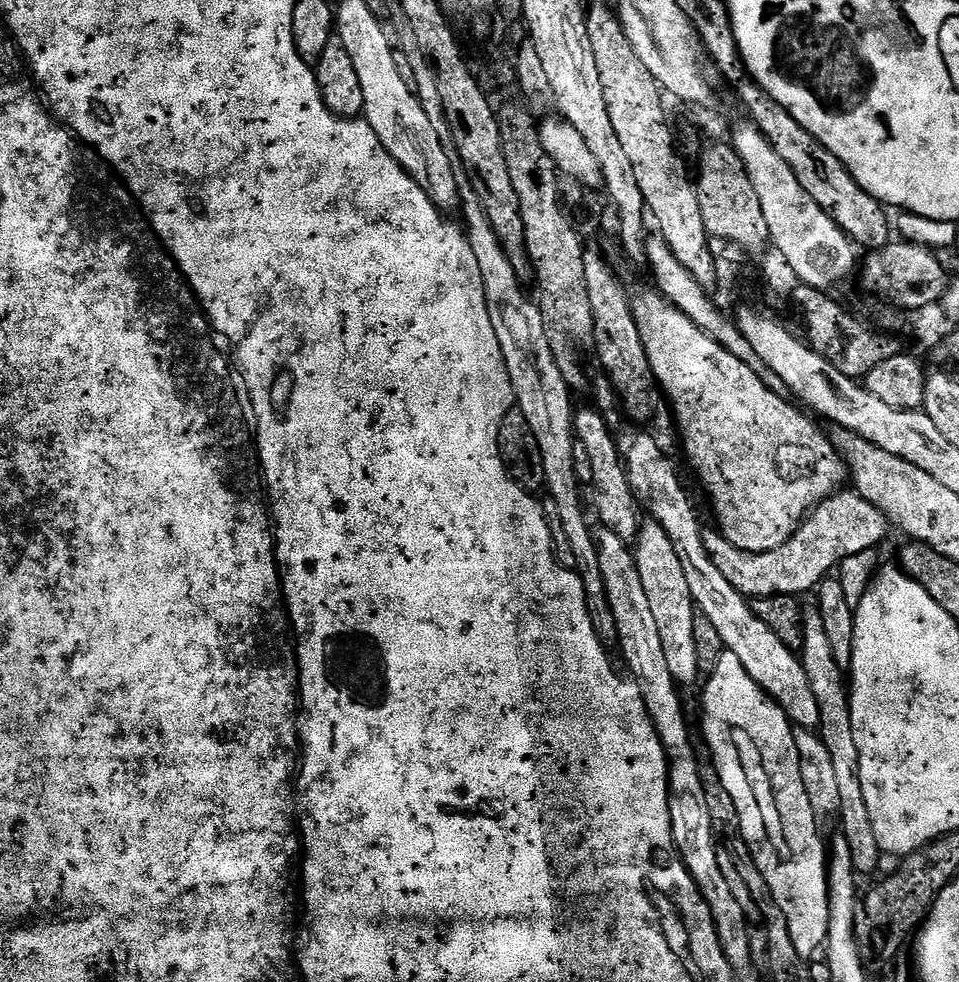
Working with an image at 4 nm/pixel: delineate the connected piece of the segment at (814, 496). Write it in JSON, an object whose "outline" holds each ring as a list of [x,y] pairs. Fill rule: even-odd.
{"outline":[[[651,291],[632,296],[634,322],[638,322],[638,334],[642,334],[642,346],[646,346],[646,358],[650,358],[652,373],[660,385],[663,399],[676,415],[684,452],[693,470],[700,475],[701,486],[712,499],[715,527],[720,535],[743,552],[762,554],[778,550],[778,546],[785,544],[799,530],[804,517],[829,496],[836,495],[843,480],[845,483],[844,459],[837,452],[831,435],[827,431],[824,433],[807,411],[801,410],[791,399],[783,400],[785,397],[781,393],[767,388],[753,368],[734,358],[730,350],[694,326],[694,322],[690,322],[690,318],[686,318],[686,314],[682,314],[682,310],[675,308],[659,291]]]}

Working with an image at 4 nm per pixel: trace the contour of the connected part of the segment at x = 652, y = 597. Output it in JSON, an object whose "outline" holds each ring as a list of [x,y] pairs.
{"outline":[[[648,518],[641,523],[634,541],[634,555],[647,601],[658,625],[659,637],[662,638],[670,674],[680,686],[692,684],[702,676],[698,649],[694,646],[694,618],[698,615],[698,606],[692,600],[682,562],[678,562],[678,553],[657,520]]]}

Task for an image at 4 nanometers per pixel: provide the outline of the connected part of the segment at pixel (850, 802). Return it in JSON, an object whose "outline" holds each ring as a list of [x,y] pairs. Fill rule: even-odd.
{"outline":[[[812,606],[804,613],[804,648],[798,654],[810,678],[810,690],[814,690],[814,699],[818,702],[819,733],[826,750],[830,750],[834,770],[837,772],[839,796],[838,820],[842,822],[841,833],[847,838],[851,857],[859,875],[872,873],[880,864],[882,853],[878,846],[877,835],[870,821],[870,812],[862,795],[860,759],[858,745],[854,742],[854,722],[852,721],[852,702],[850,684],[845,669],[834,662],[834,653],[830,650],[830,641],[826,638],[826,629],[822,626],[820,609]]]}

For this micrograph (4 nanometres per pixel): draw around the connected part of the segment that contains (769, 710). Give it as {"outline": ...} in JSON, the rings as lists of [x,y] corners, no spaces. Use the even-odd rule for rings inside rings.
{"outline":[[[725,650],[718,658],[718,666],[707,677],[708,685],[704,688],[704,740],[708,743],[707,751],[715,764],[722,786],[726,786],[726,791],[730,798],[734,798],[734,806],[738,806],[738,818],[740,819],[740,829],[744,835],[744,840],[750,846],[754,854],[754,862],[758,862],[758,870],[762,870],[762,878],[766,878],[766,886],[770,886],[770,894],[774,894],[774,902],[786,914],[786,926],[790,926],[790,939],[794,941],[794,946],[798,954],[805,958],[812,958],[816,951],[823,949],[828,942],[828,866],[826,863],[826,844],[820,841],[820,828],[816,811],[810,806],[810,797],[806,795],[806,786],[802,786],[802,770],[798,762],[798,746],[794,742],[794,725],[780,705],[772,701],[746,674],[746,666],[738,662],[738,654]]]}

